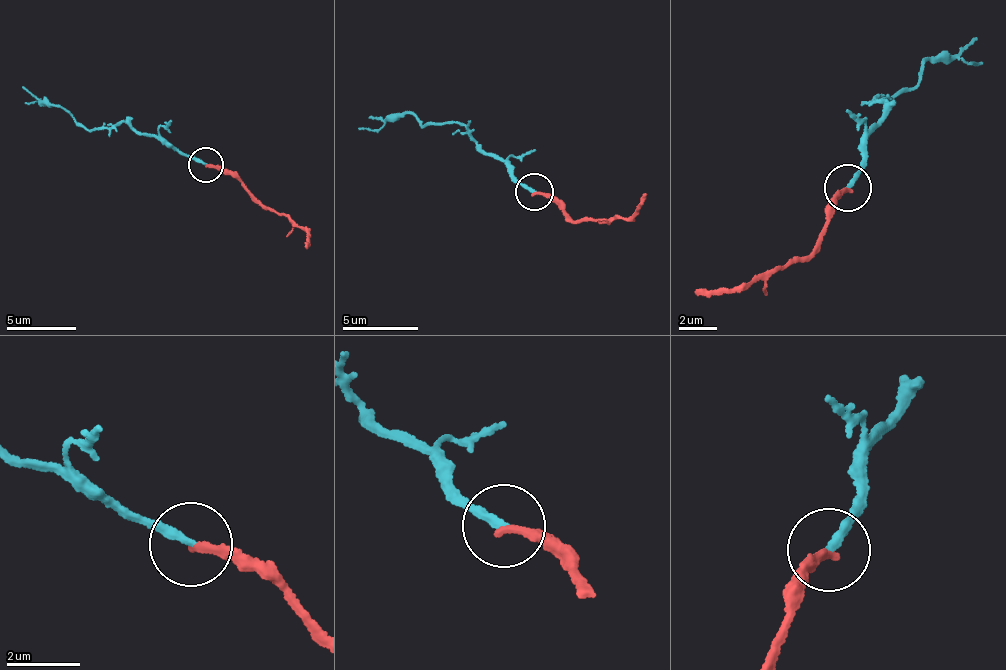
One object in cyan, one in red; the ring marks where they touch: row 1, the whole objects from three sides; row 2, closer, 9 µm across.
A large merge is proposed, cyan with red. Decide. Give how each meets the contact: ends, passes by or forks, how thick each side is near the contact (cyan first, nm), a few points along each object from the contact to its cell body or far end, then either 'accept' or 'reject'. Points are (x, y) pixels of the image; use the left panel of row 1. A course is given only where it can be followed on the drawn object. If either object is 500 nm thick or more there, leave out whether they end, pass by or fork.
cyan ends | red ends | 240/220 nm | cyan via (207, 164), (181, 156), (131, 126), (97, 129), (74, 124), (67, 111), (41, 99), (26, 103) | red via (207, 164), (227, 168), (259, 203), (303, 228), (308, 246) | accept

